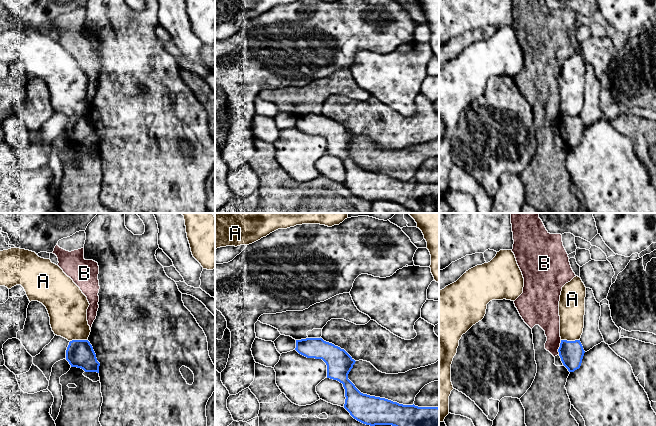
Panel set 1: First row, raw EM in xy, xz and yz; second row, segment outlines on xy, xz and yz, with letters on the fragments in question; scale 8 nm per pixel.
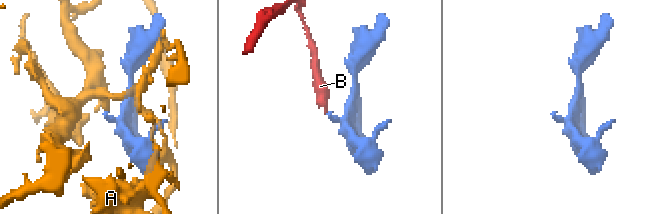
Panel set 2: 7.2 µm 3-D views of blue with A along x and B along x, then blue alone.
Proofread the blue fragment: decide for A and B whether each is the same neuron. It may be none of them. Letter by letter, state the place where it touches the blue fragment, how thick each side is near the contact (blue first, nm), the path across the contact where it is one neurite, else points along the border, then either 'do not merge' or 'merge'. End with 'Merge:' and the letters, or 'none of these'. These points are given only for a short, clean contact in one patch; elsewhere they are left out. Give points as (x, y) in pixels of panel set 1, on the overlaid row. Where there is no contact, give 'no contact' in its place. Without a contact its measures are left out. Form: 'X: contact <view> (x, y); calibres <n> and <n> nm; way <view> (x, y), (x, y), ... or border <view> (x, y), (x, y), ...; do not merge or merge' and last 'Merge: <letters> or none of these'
A: contact yz (570, 341); calibres 190 and 200 nm; border yz (561, 339), (579, 340); do not merge
B: contact yz (559, 347); calibres 190 and 180 nm; border yz (561, 340), (558, 354); do not merge
Merge: none of these

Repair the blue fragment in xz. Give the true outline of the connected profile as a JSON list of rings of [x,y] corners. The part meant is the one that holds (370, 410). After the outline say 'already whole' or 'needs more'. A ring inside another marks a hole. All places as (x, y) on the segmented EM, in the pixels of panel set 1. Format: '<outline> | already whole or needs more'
[[[306,338],[296,340],[295,350],[307,358],[322,359],[326,363],[327,378],[343,384],[344,408],[357,421],[370,426],[439,426],[438,407],[403,405],[361,393],[348,379],[356,361],[344,349],[322,338]]] | already whole

